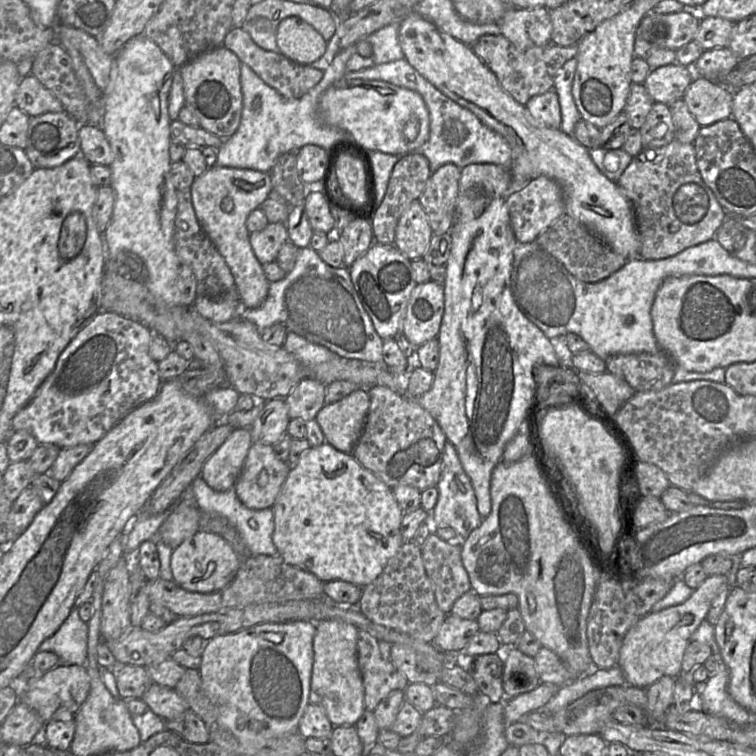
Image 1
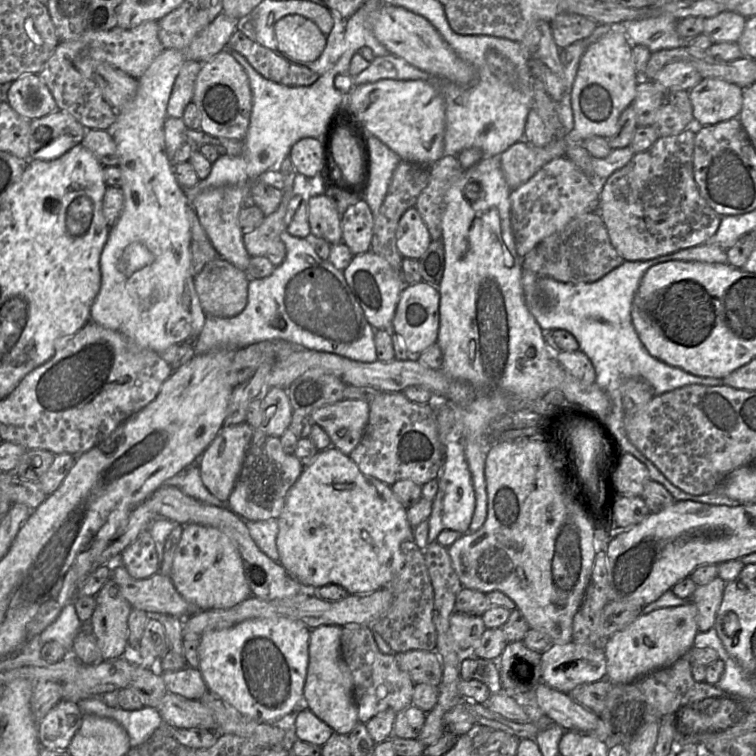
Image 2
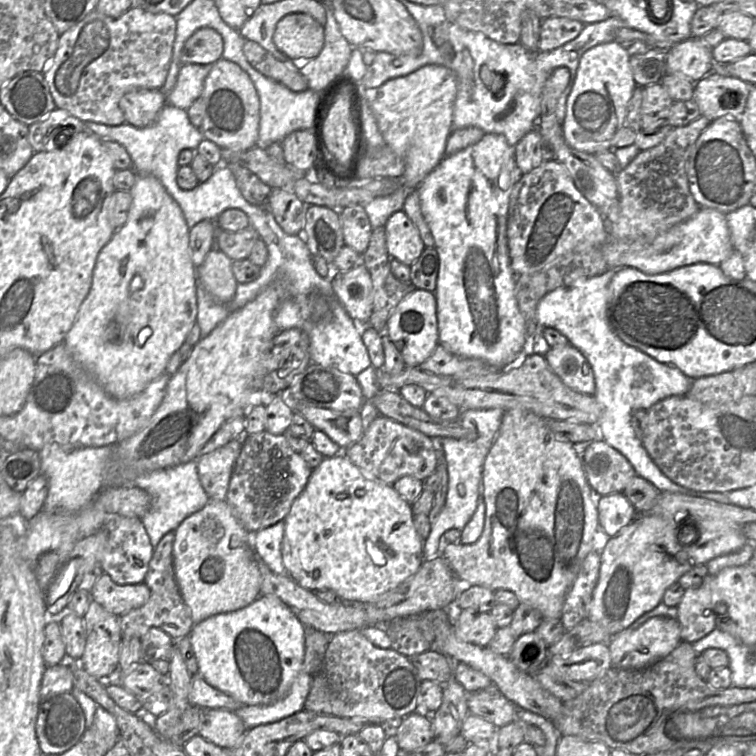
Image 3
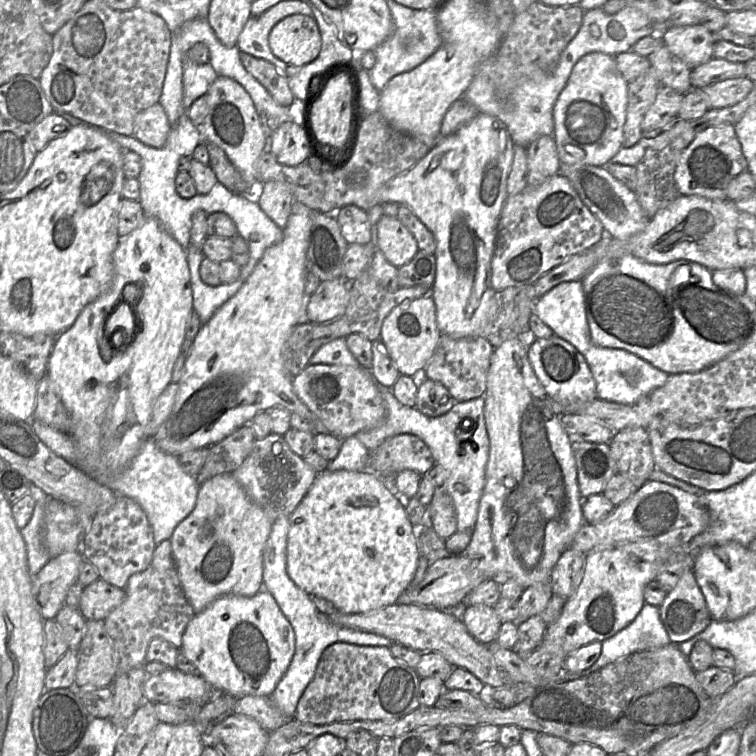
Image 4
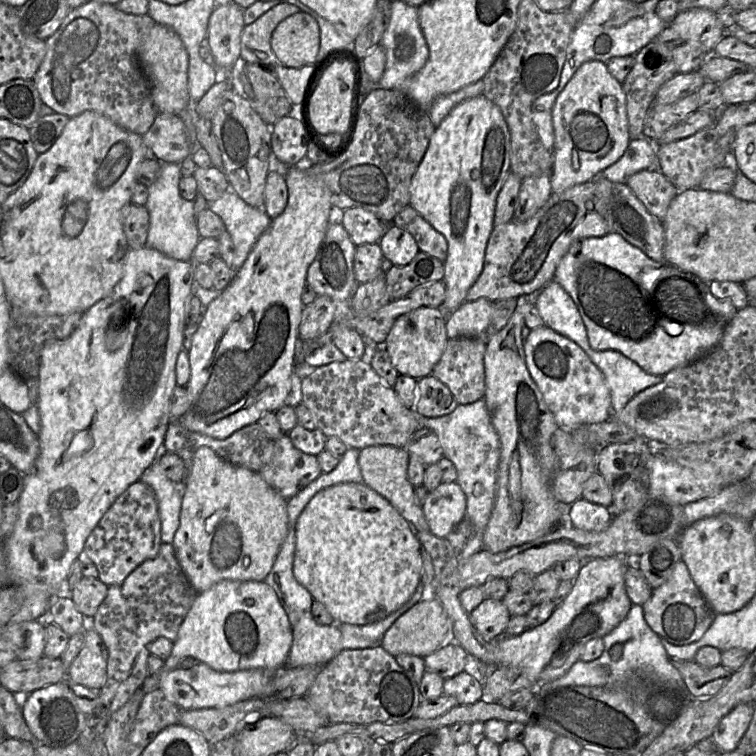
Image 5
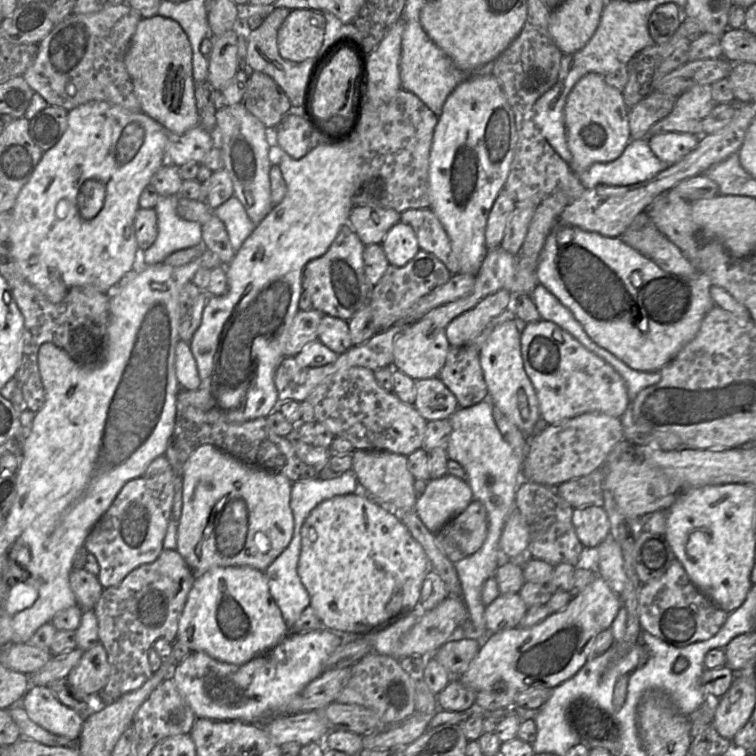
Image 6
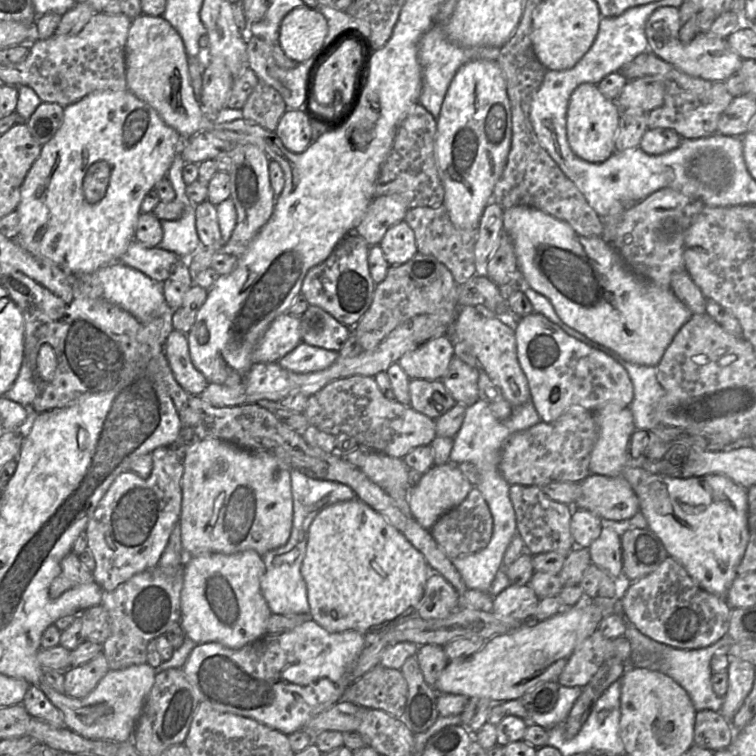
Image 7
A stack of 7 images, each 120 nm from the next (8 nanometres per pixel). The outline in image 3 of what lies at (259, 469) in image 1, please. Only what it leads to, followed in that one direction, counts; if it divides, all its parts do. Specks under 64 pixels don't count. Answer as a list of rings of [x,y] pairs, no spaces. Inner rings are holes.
[[[265,430],[244,435],[241,451],[229,481],[226,501],[243,527],[249,532],[256,532],[284,520],[293,501],[305,488],[311,473],[312,469],[307,462],[301,457],[300,453],[291,448],[283,434],[272,434]]]

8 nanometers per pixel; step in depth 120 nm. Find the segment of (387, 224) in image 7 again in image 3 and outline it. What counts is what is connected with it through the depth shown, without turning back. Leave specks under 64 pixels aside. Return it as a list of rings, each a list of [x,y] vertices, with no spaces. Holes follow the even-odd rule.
[[[348,206],[337,211],[340,214],[345,245],[363,255],[369,246],[373,233],[365,206]]]

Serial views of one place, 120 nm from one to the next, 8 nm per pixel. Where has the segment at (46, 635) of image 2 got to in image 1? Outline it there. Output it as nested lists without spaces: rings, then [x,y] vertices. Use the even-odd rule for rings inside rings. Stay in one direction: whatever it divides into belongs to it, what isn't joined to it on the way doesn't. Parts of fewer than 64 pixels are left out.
[[[73,606],[69,616],[60,628],[49,638],[45,639],[39,646],[39,651],[54,652],[59,658],[59,664],[75,664],[85,666],[88,650],[88,625],[79,615],[78,607]]]

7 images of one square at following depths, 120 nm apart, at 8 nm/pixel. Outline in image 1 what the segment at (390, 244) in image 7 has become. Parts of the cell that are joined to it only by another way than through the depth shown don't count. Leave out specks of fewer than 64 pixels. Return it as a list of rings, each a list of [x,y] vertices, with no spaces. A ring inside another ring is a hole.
[[[419,199],[402,214],[396,227],[394,246],[409,260],[422,259],[433,231]]]

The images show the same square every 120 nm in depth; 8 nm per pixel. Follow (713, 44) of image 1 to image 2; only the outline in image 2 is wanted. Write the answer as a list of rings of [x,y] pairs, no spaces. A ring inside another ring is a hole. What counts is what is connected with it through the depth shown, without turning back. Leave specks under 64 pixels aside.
[[[723,11],[704,19],[702,33],[713,43],[737,43],[745,27],[746,18],[736,12]]]

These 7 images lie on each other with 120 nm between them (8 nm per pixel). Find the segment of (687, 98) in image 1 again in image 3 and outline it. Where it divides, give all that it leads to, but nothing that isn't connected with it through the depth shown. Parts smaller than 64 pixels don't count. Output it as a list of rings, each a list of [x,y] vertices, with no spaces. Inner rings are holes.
[[[710,72],[694,85],[693,100],[710,122],[721,117],[738,119],[743,113],[752,85],[733,76]]]

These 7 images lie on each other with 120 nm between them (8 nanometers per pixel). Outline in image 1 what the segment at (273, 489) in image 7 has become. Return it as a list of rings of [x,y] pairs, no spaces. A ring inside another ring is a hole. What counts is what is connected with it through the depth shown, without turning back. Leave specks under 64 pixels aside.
[[[200,529],[173,549],[171,570],[173,580],[190,592],[211,593],[226,587],[235,577],[241,558],[220,535]]]

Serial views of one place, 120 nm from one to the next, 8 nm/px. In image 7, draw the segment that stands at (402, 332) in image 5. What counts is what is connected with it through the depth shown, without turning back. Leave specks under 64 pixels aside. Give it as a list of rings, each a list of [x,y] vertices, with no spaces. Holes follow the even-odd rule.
[[[444,335],[404,354],[397,363],[410,379],[442,380],[453,356],[454,342]]]

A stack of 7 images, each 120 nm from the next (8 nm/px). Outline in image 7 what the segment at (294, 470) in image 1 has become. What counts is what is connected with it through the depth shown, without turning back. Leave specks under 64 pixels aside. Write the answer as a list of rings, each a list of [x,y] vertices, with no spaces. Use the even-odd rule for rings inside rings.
[[[354,498],[322,509],[308,528],[306,553],[300,573],[307,587],[309,616],[329,632],[356,631],[363,635],[383,632],[418,616],[431,570],[419,552],[395,527],[363,501]]]

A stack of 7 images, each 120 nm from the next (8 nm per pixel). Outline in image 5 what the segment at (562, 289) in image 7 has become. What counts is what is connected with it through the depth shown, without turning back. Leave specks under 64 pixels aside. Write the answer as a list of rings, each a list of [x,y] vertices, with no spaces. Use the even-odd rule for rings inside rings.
[[[616,232],[577,241],[560,260],[554,279],[571,296],[587,330],[591,348],[613,350],[635,362],[645,372],[664,376],[709,353],[738,311],[728,300],[716,298],[708,284],[676,266],[650,259]]]

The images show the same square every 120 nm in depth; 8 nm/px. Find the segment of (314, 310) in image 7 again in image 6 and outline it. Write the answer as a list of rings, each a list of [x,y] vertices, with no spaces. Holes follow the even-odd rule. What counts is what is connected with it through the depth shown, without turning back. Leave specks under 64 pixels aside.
[[[329,315],[320,321],[317,340],[338,355],[353,347],[348,322]]]

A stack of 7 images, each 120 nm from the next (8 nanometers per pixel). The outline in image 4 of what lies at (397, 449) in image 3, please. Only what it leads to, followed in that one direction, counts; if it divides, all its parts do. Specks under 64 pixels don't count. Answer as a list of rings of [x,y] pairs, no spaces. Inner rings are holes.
[[[404,433],[386,438],[376,449],[371,450],[367,469],[378,476],[395,476],[406,469],[414,470],[423,476],[435,464],[427,444],[416,435]]]

